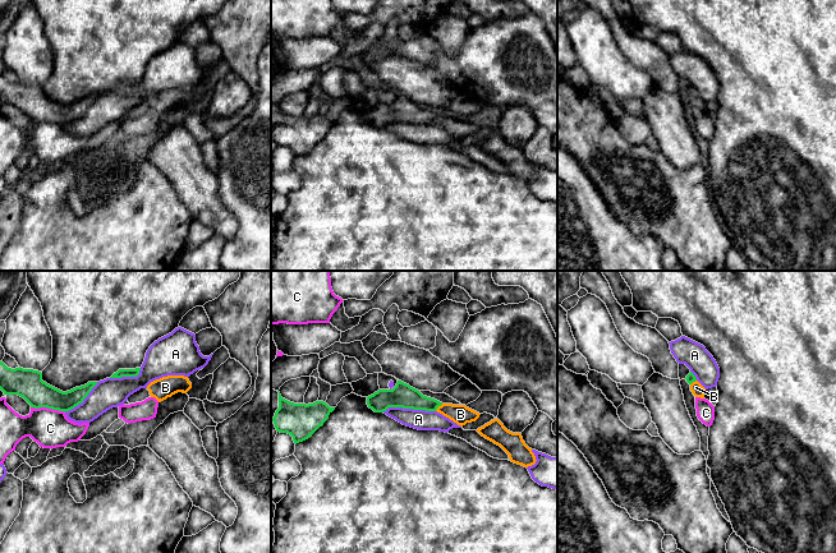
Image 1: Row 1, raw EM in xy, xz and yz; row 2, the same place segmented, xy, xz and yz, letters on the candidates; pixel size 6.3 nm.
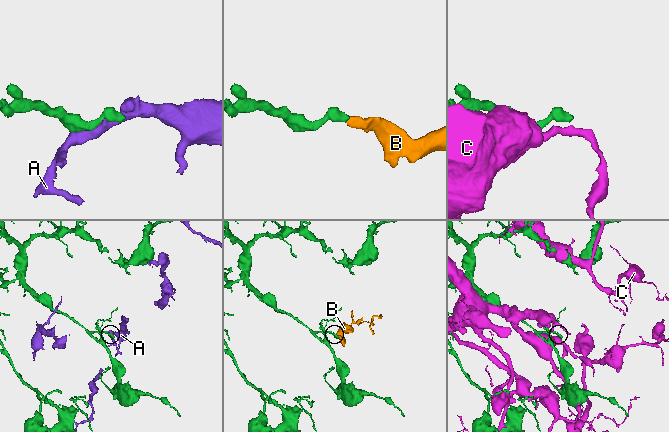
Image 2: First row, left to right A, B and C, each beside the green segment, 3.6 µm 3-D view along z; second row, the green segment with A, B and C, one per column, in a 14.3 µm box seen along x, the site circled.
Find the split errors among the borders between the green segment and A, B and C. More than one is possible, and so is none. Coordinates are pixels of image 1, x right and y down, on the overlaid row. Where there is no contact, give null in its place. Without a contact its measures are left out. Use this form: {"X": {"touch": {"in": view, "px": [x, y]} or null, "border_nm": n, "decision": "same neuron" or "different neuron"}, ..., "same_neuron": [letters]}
{"A": {"touch": {"in": "xz", "px": [408, 408]}, "border_nm": 340, "decision": "different neuron"}, "B": {"touch": {"in": "xz", "px": [439, 405]}, "border_nm": 70, "decision": "same neuron"}, "C": {"touch": {"in": "xy", "px": [47, 408]}, "border_nm": 220, "decision": "different neuron"}, "same_neuron": ["B"]}

